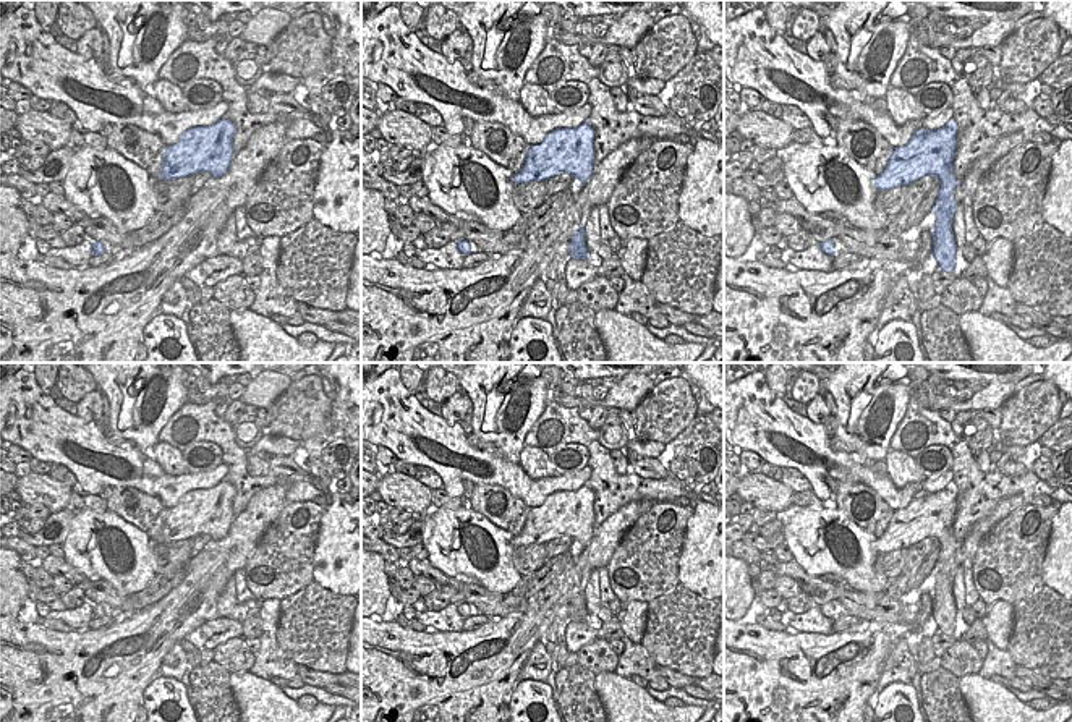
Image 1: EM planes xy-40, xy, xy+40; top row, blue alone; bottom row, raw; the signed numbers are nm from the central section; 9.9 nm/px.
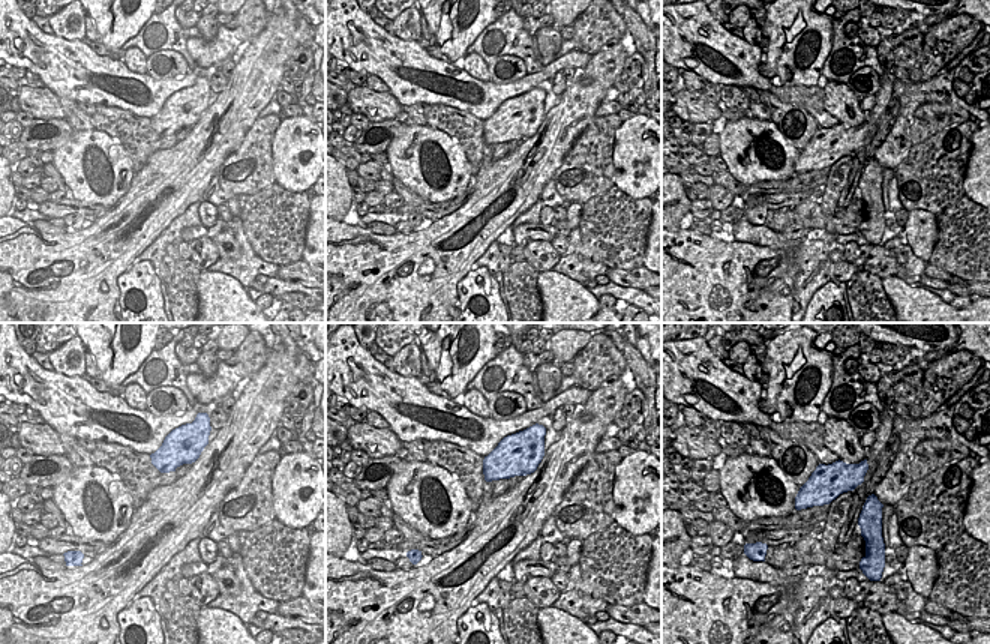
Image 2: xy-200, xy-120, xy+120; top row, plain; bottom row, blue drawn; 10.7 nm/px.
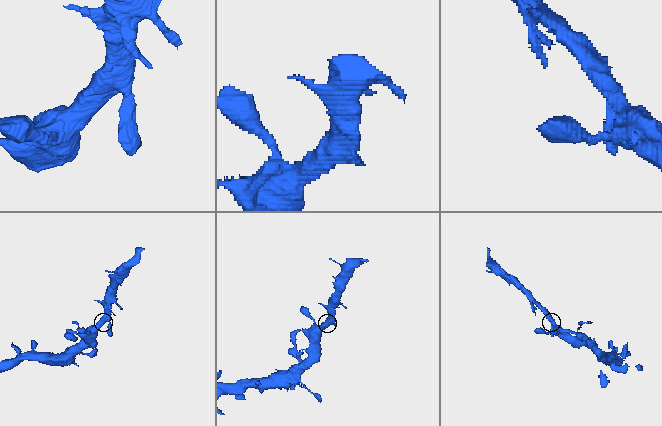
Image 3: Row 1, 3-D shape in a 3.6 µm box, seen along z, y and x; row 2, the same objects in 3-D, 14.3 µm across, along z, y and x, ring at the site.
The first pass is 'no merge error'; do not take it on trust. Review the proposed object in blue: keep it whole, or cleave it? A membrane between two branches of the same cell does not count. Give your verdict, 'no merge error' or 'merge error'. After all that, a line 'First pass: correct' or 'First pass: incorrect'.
no merge error
First pass: correct

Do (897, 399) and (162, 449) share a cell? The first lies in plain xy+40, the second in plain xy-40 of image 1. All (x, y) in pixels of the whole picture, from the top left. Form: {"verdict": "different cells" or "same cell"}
{"verdict": "different cells"}

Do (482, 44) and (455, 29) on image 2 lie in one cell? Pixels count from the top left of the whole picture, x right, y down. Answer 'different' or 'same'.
different

